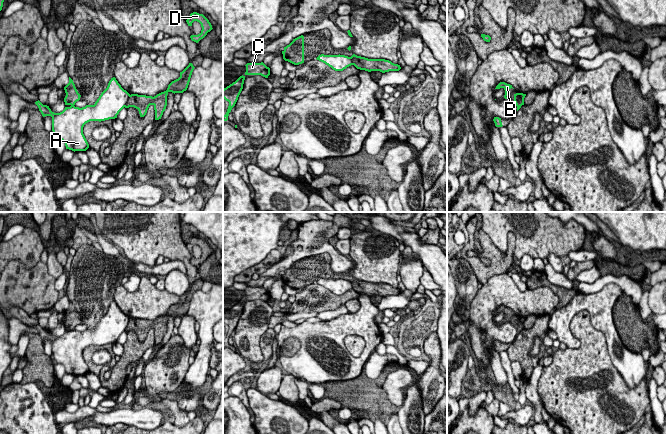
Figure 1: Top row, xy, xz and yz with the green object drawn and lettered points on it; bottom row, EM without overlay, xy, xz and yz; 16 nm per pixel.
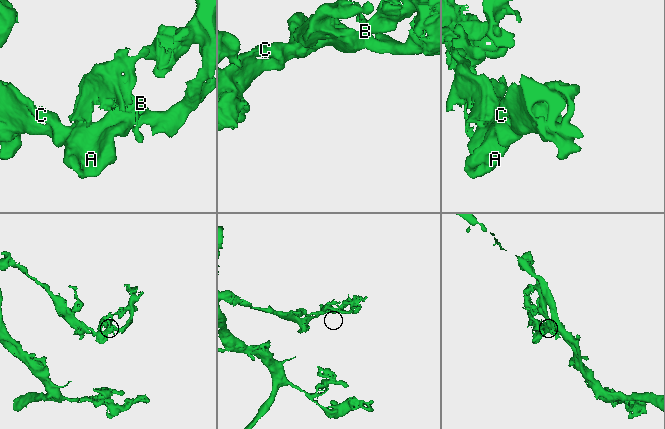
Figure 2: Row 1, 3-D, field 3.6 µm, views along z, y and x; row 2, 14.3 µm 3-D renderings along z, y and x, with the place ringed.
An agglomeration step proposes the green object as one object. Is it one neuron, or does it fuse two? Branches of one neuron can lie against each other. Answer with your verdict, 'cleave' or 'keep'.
cleave

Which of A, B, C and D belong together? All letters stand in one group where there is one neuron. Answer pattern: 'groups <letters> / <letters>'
groups A C / B D

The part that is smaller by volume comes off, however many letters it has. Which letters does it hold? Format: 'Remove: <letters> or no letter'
Remove: B, D

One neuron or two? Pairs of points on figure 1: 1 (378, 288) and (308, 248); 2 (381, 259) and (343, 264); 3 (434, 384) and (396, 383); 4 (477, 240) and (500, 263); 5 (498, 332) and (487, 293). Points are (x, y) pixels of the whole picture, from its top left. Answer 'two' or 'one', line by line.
1: two
2: two
3: two
4: one
5: one

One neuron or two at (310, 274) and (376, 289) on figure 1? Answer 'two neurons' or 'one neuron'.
one neuron

